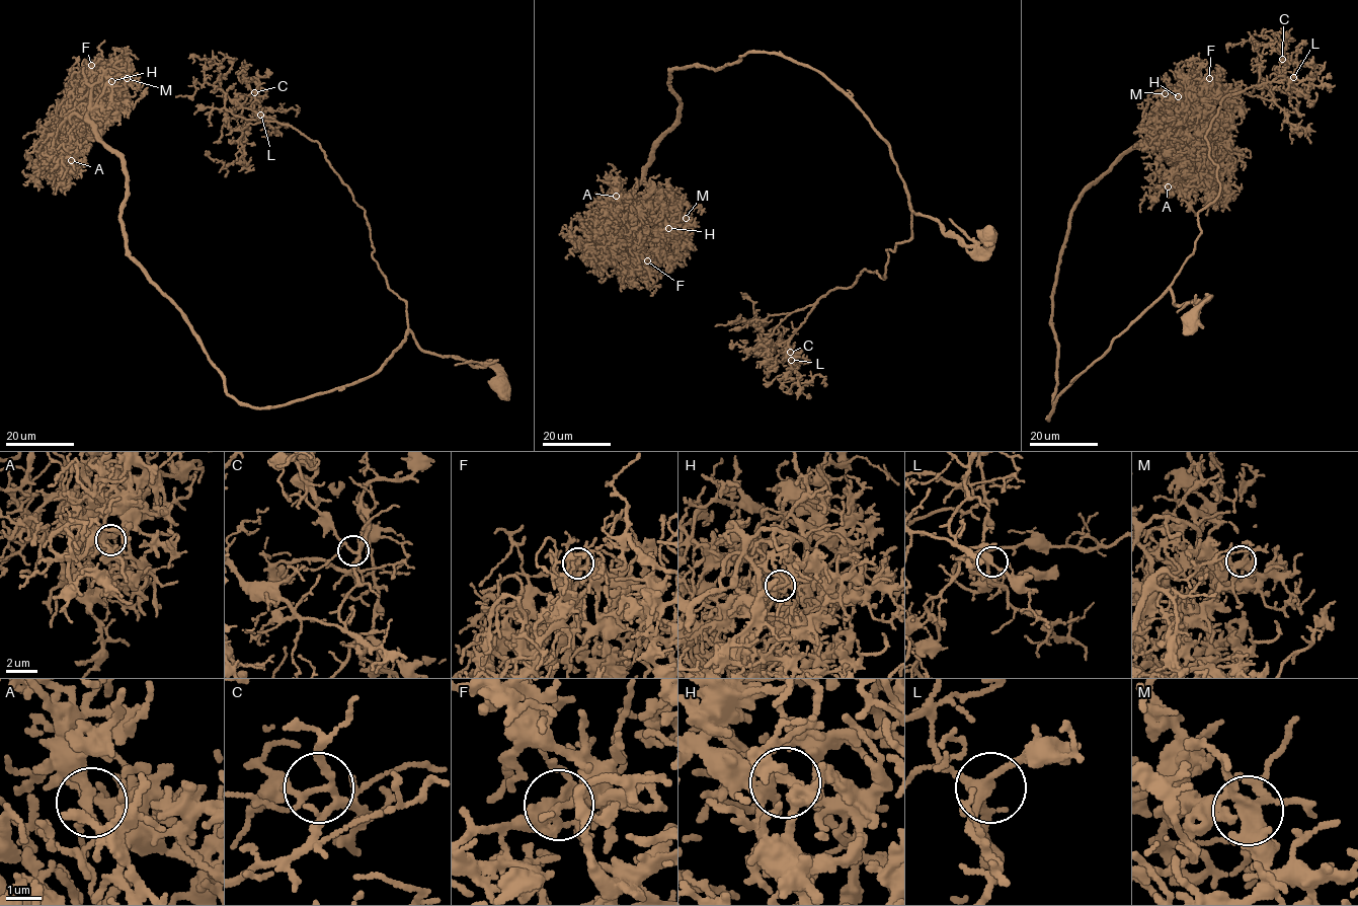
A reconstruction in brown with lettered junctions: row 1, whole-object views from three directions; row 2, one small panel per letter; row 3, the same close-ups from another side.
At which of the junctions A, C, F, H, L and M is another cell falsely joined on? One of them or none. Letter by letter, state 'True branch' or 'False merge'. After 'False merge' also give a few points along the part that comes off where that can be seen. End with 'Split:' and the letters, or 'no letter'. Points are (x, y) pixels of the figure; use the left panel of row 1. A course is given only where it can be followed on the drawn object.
A: True branch
C: True branch
F: False merge. Course of the part to remove: (90, 65), (85, 76), (57, 94)
H: True branch
L: True branch
M: True branch
Split: F

